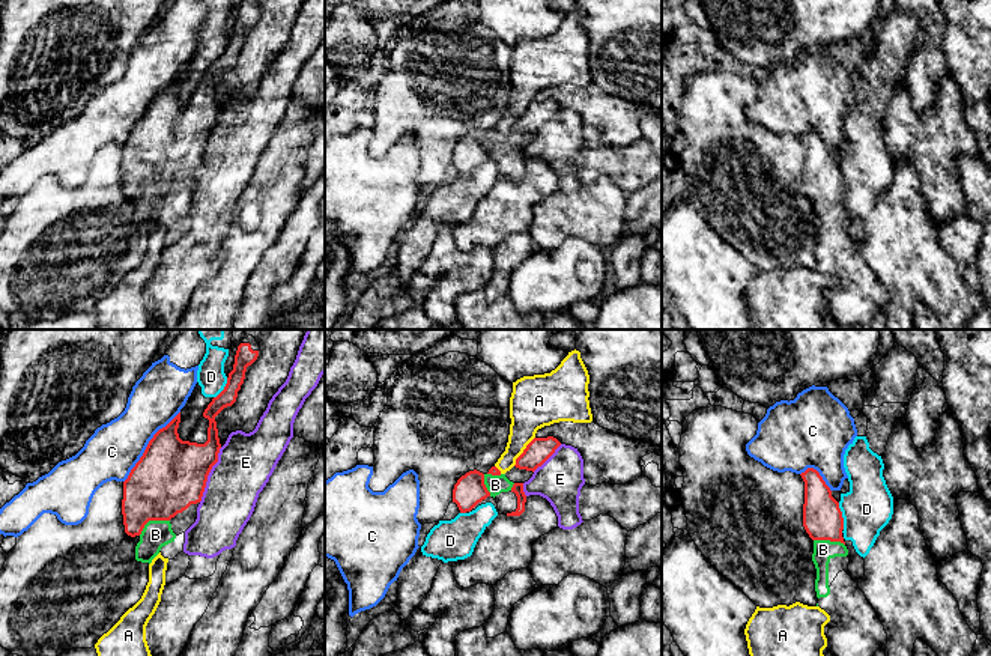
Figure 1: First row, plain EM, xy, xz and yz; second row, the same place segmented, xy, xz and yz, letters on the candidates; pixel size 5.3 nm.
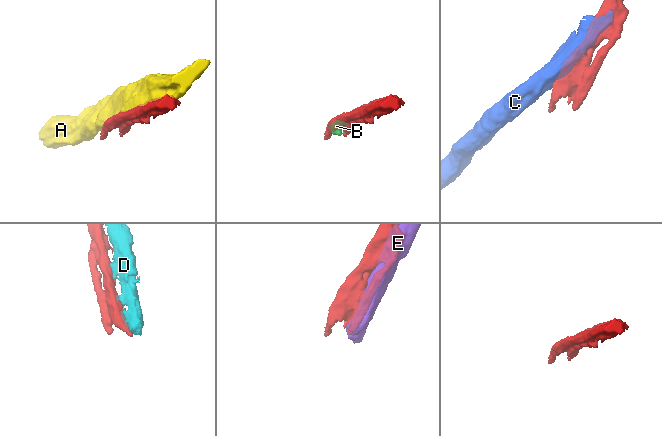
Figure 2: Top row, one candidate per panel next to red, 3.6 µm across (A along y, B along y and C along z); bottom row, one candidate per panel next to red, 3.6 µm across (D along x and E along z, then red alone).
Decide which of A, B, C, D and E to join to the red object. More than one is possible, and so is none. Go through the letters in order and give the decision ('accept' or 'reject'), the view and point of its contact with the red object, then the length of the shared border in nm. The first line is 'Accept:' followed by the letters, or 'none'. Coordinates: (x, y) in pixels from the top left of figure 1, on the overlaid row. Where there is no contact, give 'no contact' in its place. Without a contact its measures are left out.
Accept: B
A: reject; contact xz (524, 452); length 200 nm
B: accept; contact xy (152, 519); length 190 nm
C: reject; contact xy (148, 446); length 480 nm
D: reject; contact yz (841, 516); length 150 nm
E: reject; contact xy (208, 474); length 320 nm

